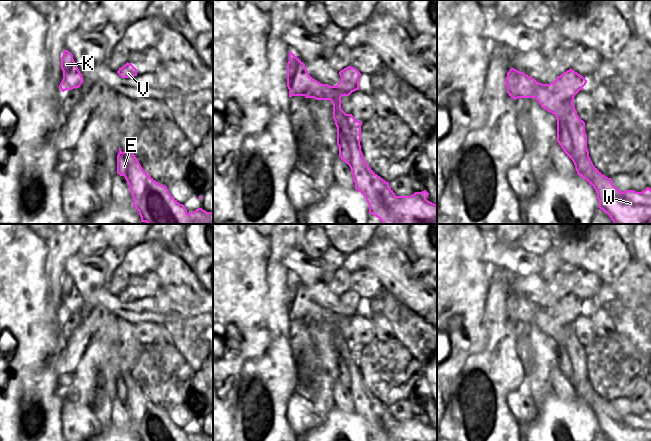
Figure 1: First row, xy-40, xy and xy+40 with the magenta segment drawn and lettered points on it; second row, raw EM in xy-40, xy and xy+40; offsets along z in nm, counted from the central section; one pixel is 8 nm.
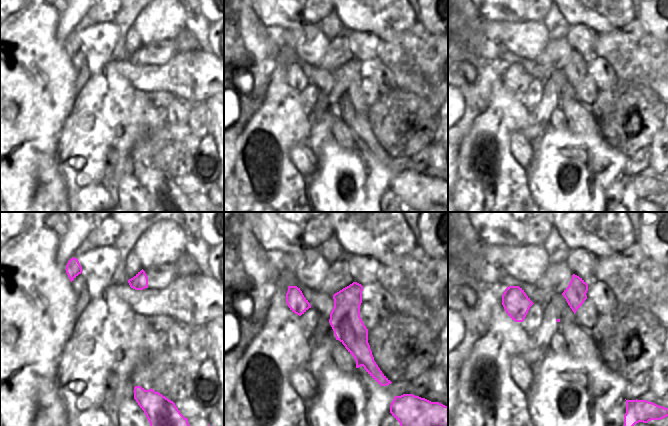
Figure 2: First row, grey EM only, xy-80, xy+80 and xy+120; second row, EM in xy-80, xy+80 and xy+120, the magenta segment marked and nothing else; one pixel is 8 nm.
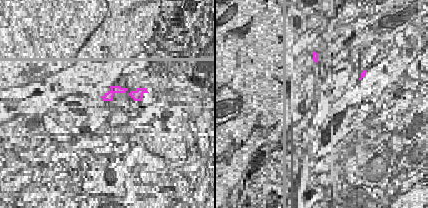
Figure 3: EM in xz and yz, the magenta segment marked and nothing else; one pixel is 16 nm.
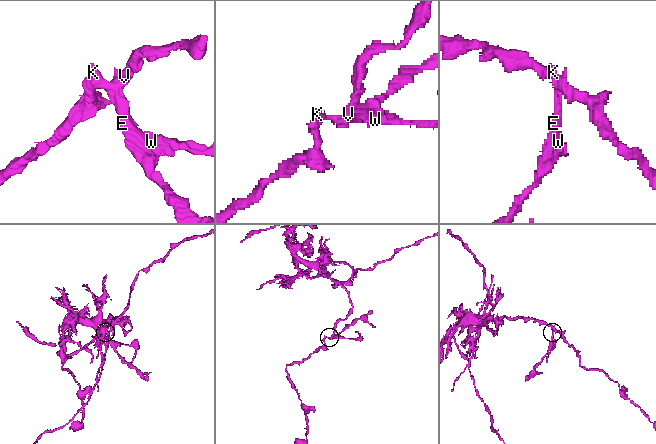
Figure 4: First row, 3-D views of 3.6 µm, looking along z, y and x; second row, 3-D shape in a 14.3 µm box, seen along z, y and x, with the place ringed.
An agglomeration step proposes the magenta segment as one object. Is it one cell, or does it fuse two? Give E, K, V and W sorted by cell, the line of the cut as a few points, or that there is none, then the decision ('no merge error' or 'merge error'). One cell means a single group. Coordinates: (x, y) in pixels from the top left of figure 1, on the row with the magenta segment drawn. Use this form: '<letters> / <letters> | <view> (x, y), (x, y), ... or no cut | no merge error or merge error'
E V W / K | xy (313, 79), (305, 96) | merge error

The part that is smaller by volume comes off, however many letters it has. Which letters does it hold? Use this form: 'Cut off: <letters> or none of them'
Cut off: K

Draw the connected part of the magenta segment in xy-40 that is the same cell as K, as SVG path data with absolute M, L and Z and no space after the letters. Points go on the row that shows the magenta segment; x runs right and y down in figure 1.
M64 50L61 57L61 69L63 71L63 79L59 85L62 92L79 88L84 82L83 77L73 59L73 55Z

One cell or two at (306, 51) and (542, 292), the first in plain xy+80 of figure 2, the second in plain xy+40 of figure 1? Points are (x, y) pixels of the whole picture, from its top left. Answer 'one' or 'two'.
one

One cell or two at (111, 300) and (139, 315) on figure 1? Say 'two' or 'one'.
one

